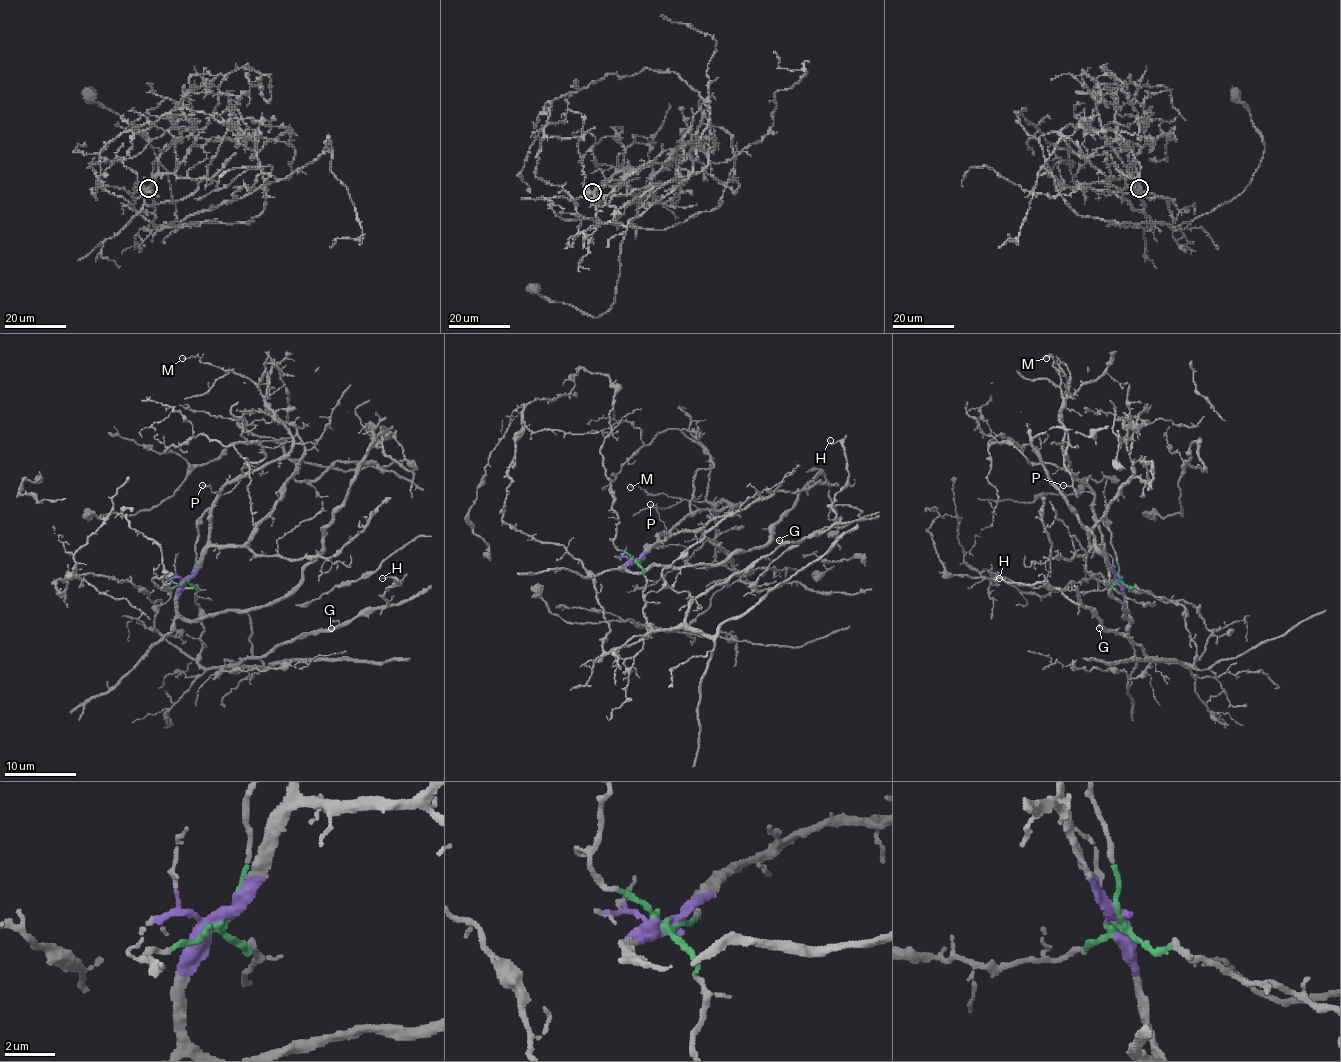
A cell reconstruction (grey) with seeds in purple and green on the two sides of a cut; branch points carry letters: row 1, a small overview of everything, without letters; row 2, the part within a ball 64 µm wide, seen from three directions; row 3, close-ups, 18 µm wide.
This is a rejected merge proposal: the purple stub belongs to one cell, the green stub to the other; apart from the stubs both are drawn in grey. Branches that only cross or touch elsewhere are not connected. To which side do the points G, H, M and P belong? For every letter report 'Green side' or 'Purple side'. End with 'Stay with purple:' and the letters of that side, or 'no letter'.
G: Green side
H: Green side
M: Purple side
P: Purple side
Stay with purple: M, P

